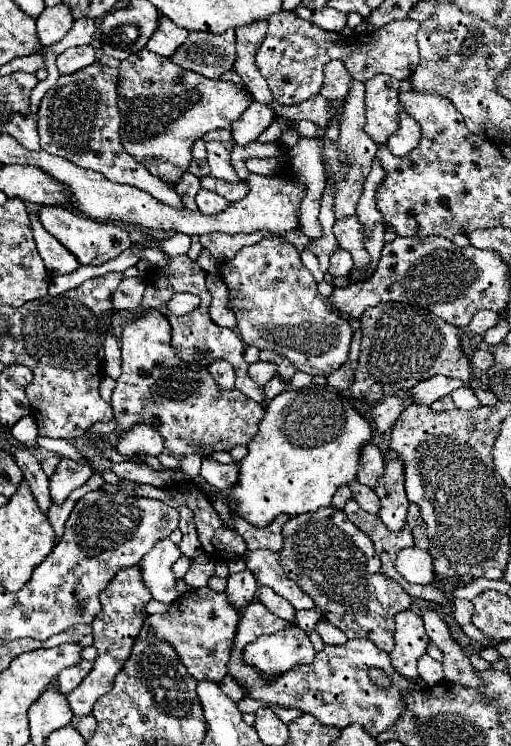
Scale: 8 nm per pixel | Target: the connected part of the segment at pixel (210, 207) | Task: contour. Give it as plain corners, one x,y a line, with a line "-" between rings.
198,191
196,195
196,205
200,209
200,213
204,215
218,215
222,213
230,203
226,199
222,199
220,195
214,195
210,191

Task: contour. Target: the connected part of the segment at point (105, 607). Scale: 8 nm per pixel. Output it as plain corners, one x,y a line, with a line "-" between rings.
132,565
132,567
126,567
126,569
118,571
118,575
100,593
102,611
98,613
98,617
92,623
92,627
94,627
94,647
98,649
98,659
94,661
94,667
88,673
88,677
68,695
70,709
76,717
90,715
94,703
104,693
108,693
110,687
114,687
114,677
120,673
126,659
130,657
130,649
134,645
134,639
136,639
138,631
142,629
144,619
148,617
146,605
148,605
150,599
152,599
152,595
150,595
150,591
148,591
148,587
142,579
140,565

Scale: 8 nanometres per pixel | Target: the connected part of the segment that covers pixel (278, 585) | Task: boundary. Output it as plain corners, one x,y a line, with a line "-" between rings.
256,549
248,551
242,559
246,561
246,567
254,571
256,579
262,585
268,585
278,595
288,599
294,609
314,609
314,601
306,593
302,593
302,589
292,579
286,577
284,569
280,567
278,553
268,549

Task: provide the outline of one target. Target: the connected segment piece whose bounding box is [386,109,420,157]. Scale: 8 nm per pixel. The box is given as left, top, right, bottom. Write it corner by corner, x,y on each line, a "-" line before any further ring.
400,109
400,127
398,131
386,141
386,147
396,155
404,157
412,149
416,149
420,143
420,125
404,111

